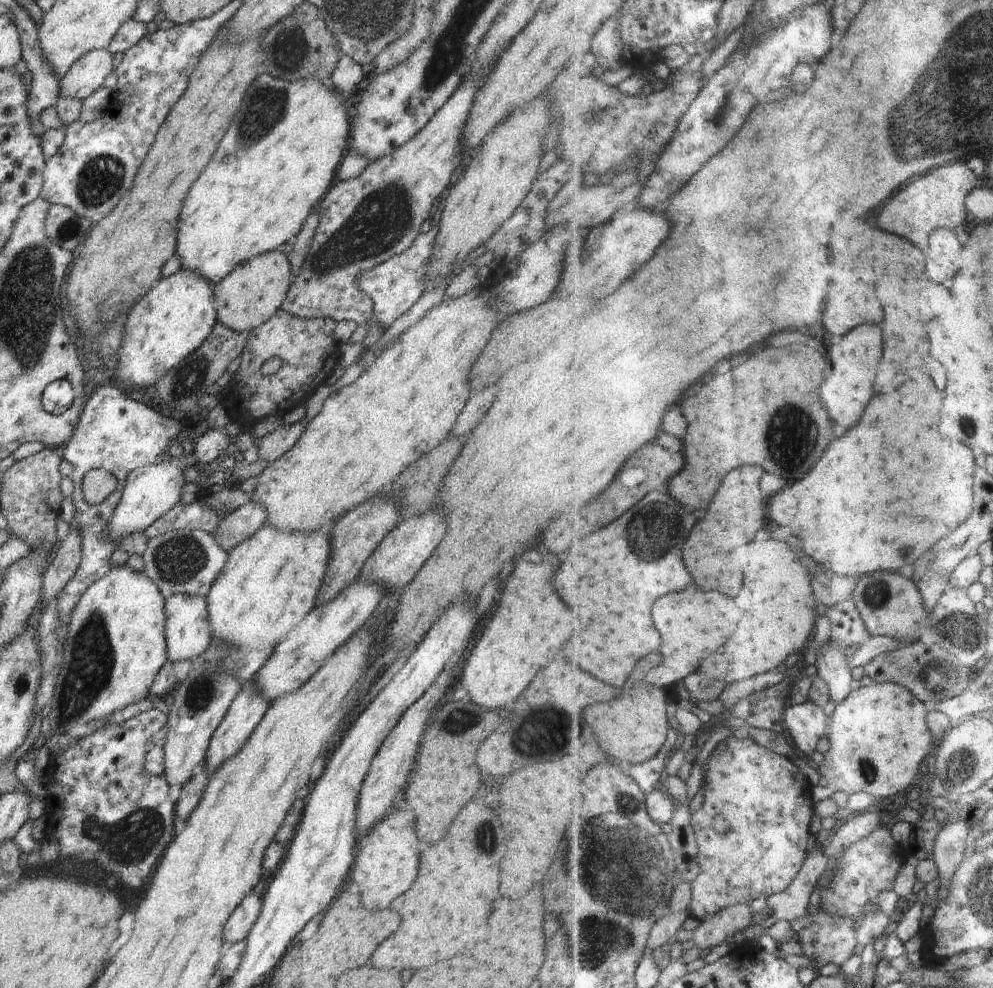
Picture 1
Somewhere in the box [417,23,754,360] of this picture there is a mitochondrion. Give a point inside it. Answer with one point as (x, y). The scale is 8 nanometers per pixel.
(719, 115)

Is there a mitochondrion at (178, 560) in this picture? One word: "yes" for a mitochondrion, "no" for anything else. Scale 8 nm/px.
yes

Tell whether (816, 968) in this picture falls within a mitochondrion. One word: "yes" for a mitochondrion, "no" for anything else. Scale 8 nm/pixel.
no

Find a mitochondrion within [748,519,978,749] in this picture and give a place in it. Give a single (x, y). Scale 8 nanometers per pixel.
(942, 673)

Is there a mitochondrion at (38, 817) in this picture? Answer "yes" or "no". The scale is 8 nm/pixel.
no

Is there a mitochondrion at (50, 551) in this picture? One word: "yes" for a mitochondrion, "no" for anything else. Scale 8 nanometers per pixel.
no

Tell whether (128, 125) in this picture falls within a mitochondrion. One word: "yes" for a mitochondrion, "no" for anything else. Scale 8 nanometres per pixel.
no

